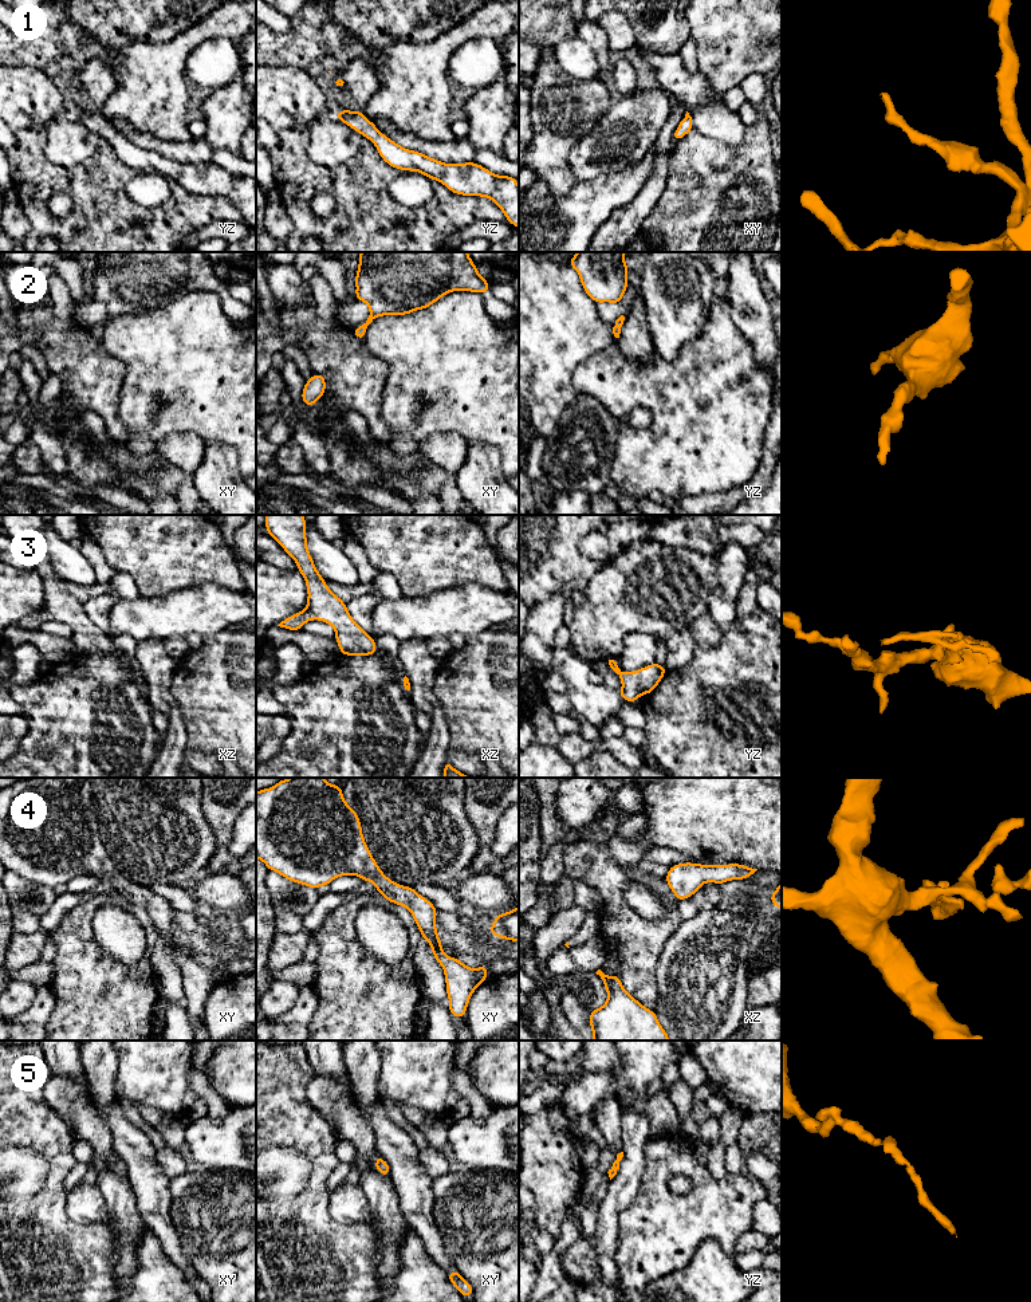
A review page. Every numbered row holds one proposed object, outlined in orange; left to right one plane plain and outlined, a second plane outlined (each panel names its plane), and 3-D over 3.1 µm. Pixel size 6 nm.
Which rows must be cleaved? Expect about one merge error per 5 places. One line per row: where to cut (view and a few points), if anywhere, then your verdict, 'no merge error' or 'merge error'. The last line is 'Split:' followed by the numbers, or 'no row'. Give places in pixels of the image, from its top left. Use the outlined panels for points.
1: no cut; no merge error
2: no cut; no merge error
3: no cut; no merge error
4: no cut; no merge error
5: no cut; no merge error
Split: no row

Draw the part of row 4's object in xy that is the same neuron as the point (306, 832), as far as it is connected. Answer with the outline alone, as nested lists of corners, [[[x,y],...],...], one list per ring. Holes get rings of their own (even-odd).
[[[291,778],[279,780],[274,787],[256,791],[256,858],[263,861],[268,870],[276,872],[292,882],[314,889],[322,885],[328,886],[332,880],[341,876],[358,876],[362,881],[374,884],[377,892],[385,900],[409,909],[422,939],[430,944],[432,955],[444,969],[446,998],[450,1000],[448,1007],[450,1015],[460,1019],[465,1016],[473,991],[489,976],[485,964],[483,963],[477,969],[472,969],[461,963],[460,959],[444,953],[436,928],[436,906],[412,886],[396,884],[383,874],[363,839],[361,819],[354,809],[343,799],[341,786],[330,784],[323,778]]]

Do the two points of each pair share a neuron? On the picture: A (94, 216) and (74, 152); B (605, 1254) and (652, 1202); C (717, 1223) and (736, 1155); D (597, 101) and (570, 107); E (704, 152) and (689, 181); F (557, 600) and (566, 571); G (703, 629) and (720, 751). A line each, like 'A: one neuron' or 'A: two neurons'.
A: two neurons
B: two neurons
C: two neurons
D: one neuron
E: one neuron
F: two neurons
G: one neuron

